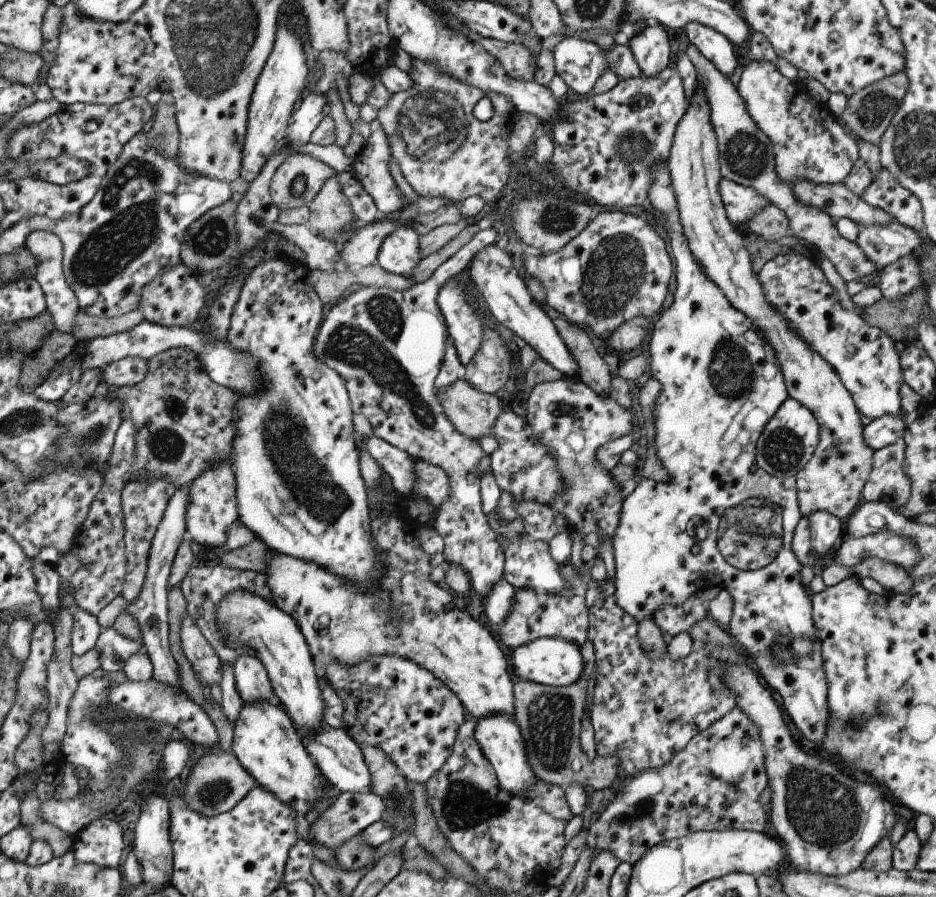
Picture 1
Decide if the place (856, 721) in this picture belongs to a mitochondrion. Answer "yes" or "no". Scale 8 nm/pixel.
yes

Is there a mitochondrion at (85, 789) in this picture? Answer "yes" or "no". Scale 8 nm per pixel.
no

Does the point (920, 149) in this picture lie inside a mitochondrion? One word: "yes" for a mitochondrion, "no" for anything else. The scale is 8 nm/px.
yes

